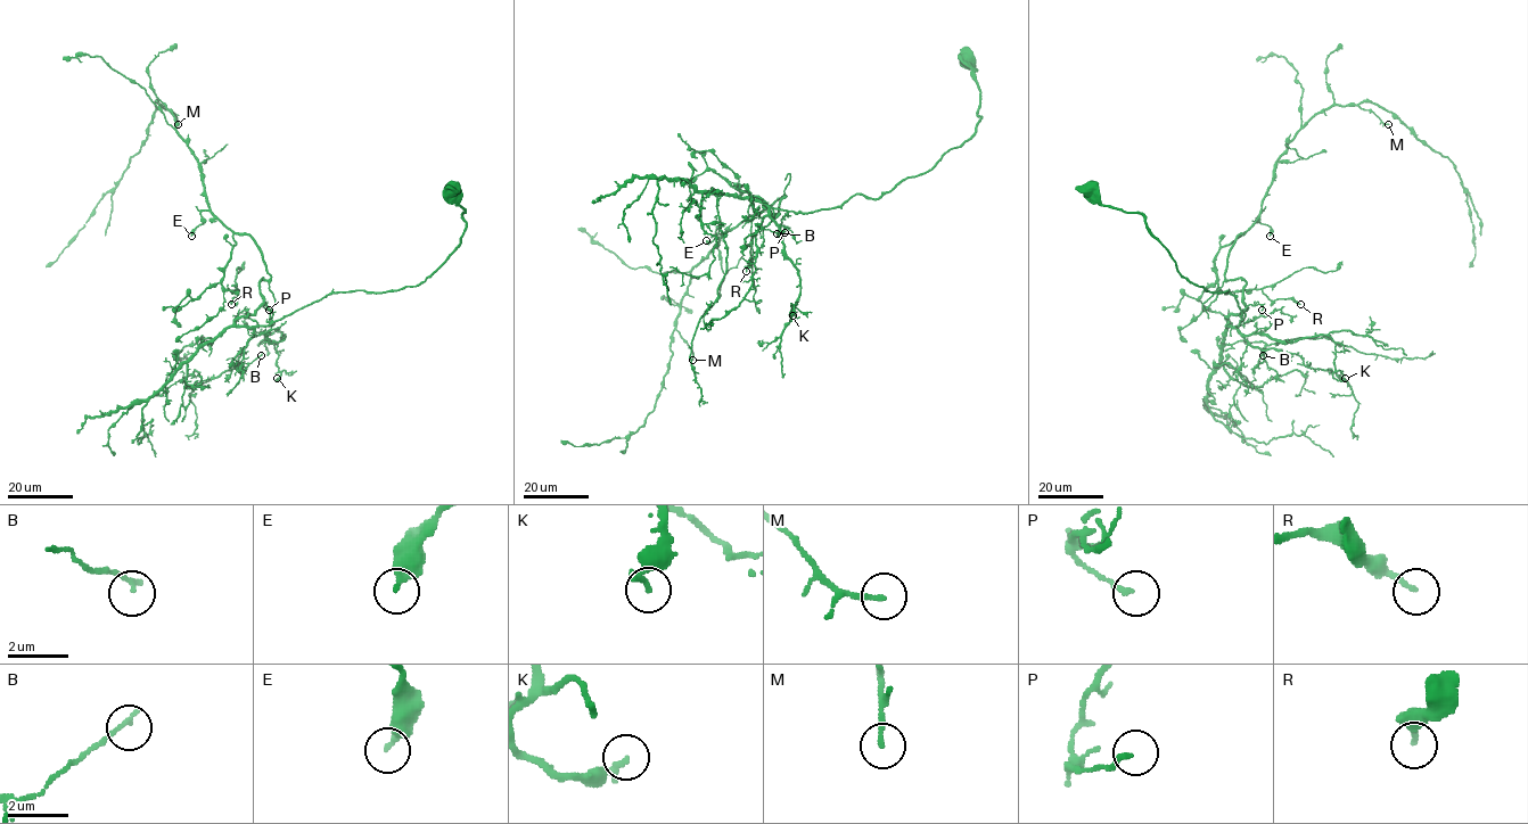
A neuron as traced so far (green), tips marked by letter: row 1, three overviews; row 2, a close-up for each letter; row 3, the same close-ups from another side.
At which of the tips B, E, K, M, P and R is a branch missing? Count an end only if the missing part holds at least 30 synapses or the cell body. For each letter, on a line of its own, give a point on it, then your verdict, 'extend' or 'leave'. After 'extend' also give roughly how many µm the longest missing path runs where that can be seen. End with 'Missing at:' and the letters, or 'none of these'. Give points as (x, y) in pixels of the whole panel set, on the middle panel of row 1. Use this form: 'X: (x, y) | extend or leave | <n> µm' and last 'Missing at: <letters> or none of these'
B: (777, 233) | leave
E: (706, 240) | leave
K: (793, 315) | leave
M: (692, 360) | leave
P: (785, 232) | leave
R: (746, 271) | leave
Missing at: none of these

